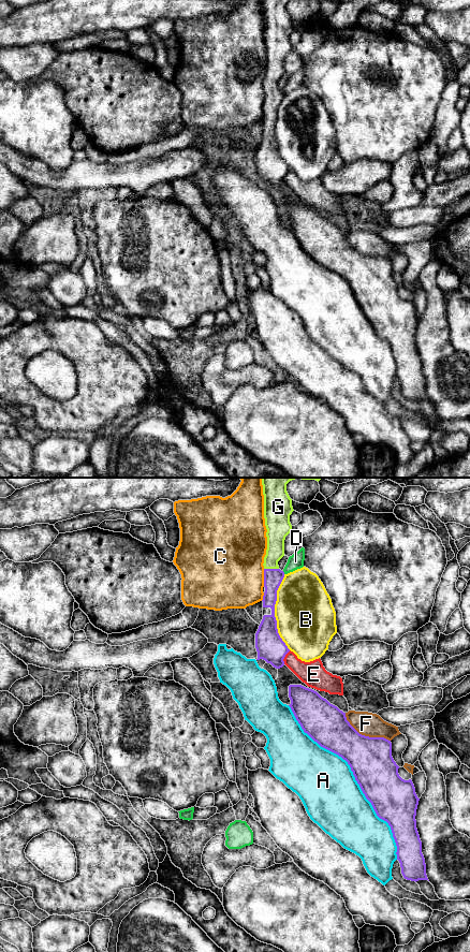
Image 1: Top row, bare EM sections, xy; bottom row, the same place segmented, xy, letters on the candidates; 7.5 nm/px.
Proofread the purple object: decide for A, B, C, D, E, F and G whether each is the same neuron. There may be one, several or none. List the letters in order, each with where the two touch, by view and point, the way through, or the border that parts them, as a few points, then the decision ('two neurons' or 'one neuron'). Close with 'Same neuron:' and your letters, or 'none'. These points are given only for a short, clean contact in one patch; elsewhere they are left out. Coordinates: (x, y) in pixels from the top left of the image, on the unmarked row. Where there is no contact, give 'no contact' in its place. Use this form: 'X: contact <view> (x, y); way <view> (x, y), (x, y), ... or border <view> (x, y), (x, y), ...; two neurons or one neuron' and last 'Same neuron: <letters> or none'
A: contact xy (354, 295); two neurons
B: contact xy (274, 131); two neurons
C: contact xy (264, 97); two neurons
D: contact xy (283, 91); two neurons
E: contact xy (284, 175); two neurons
F: contact xy (364, 254); two neurons
G: contact xy (272, 88); way xy (273, 97), (272, 88), (276, 56); one neuron
Same neuron: G

